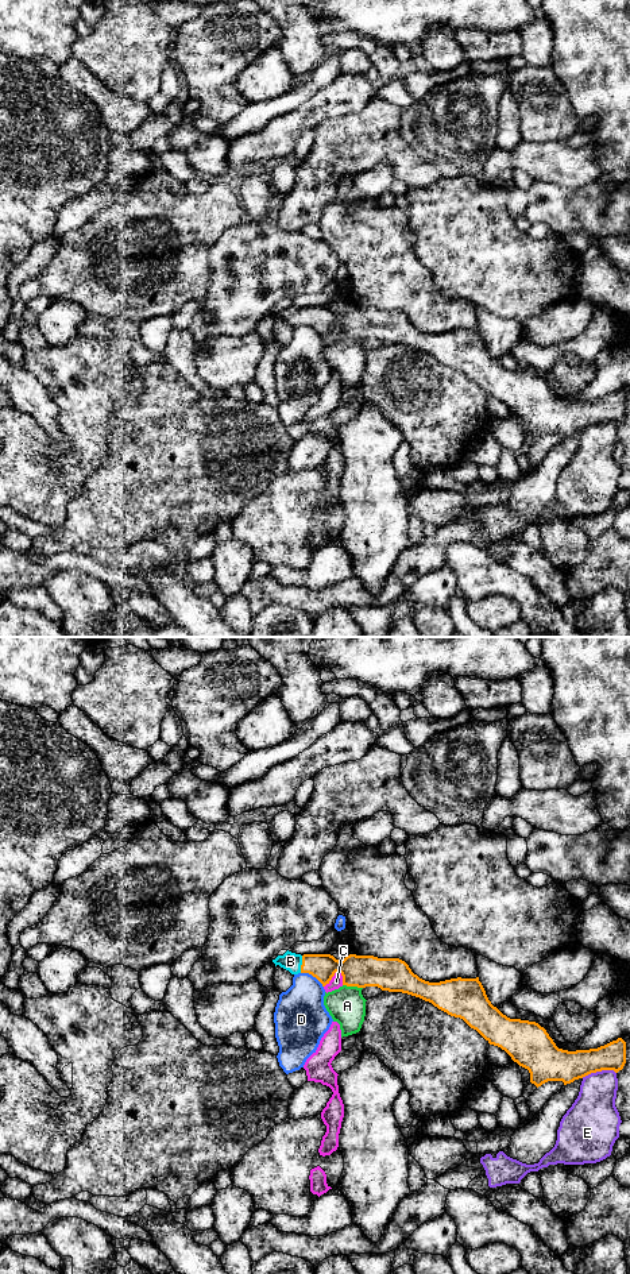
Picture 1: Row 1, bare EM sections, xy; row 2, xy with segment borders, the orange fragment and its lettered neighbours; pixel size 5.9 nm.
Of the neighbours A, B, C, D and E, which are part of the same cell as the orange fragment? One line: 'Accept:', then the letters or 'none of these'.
Accept: B

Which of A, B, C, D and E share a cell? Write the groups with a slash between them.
A / B / C / D / E

